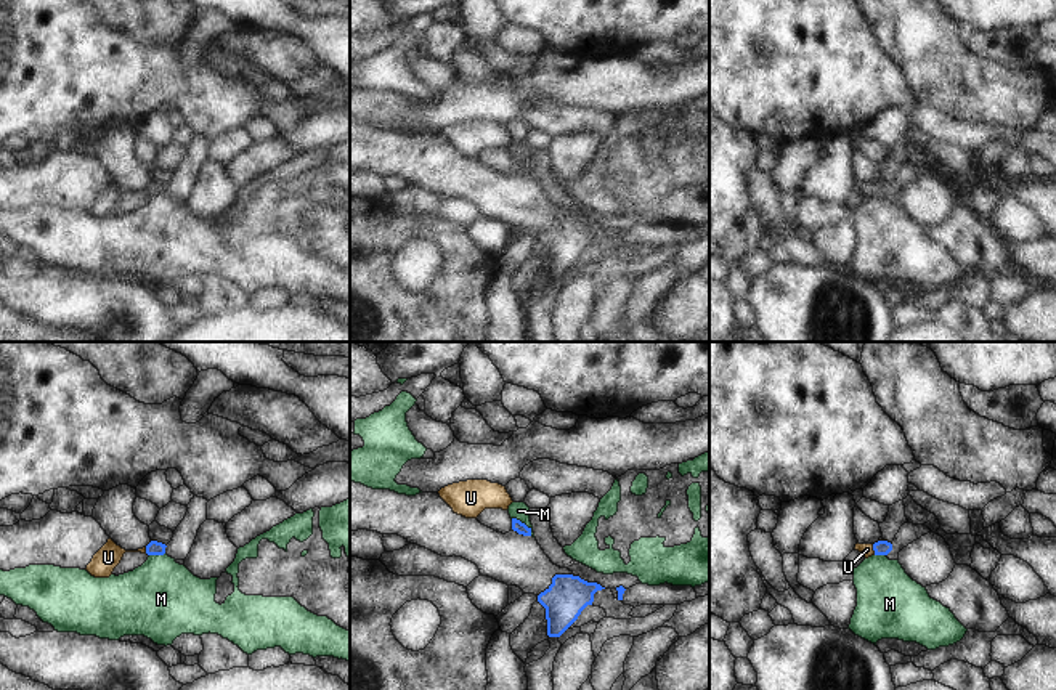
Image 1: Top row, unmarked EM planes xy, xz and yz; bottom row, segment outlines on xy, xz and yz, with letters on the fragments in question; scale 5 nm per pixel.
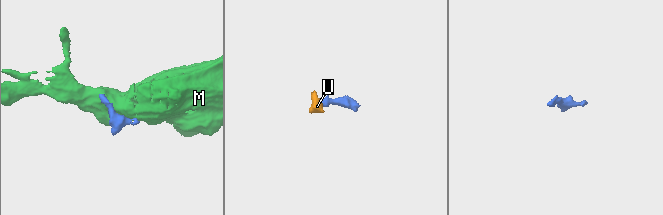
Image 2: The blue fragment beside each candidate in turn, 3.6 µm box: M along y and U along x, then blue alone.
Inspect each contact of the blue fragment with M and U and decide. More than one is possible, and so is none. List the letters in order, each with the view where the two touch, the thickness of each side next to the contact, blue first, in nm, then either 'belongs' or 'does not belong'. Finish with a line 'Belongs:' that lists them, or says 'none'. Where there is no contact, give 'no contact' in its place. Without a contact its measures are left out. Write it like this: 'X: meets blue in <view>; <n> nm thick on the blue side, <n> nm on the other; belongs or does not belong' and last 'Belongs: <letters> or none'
M: meets blue in xz; 60 nm thick on the blue side, 90 nm on the other; does not belong
U: meets blue in yz; 80 nm thick on the blue side, 60 nm on the other; belongs
Belongs: U

